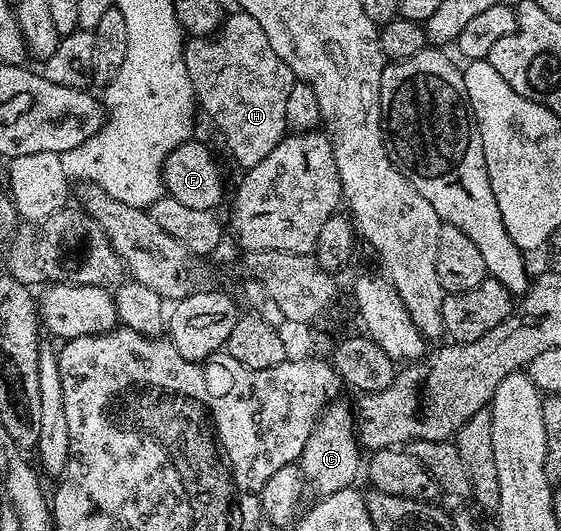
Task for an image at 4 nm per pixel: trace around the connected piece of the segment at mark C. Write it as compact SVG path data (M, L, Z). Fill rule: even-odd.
M329 403L316 419L310 439L302 447L299 459L300 473L304 476L307 488L320 497L328 497L334 491L342 491L353 484L356 476L362 473L362 446L354 432L354 413L344 405Z

